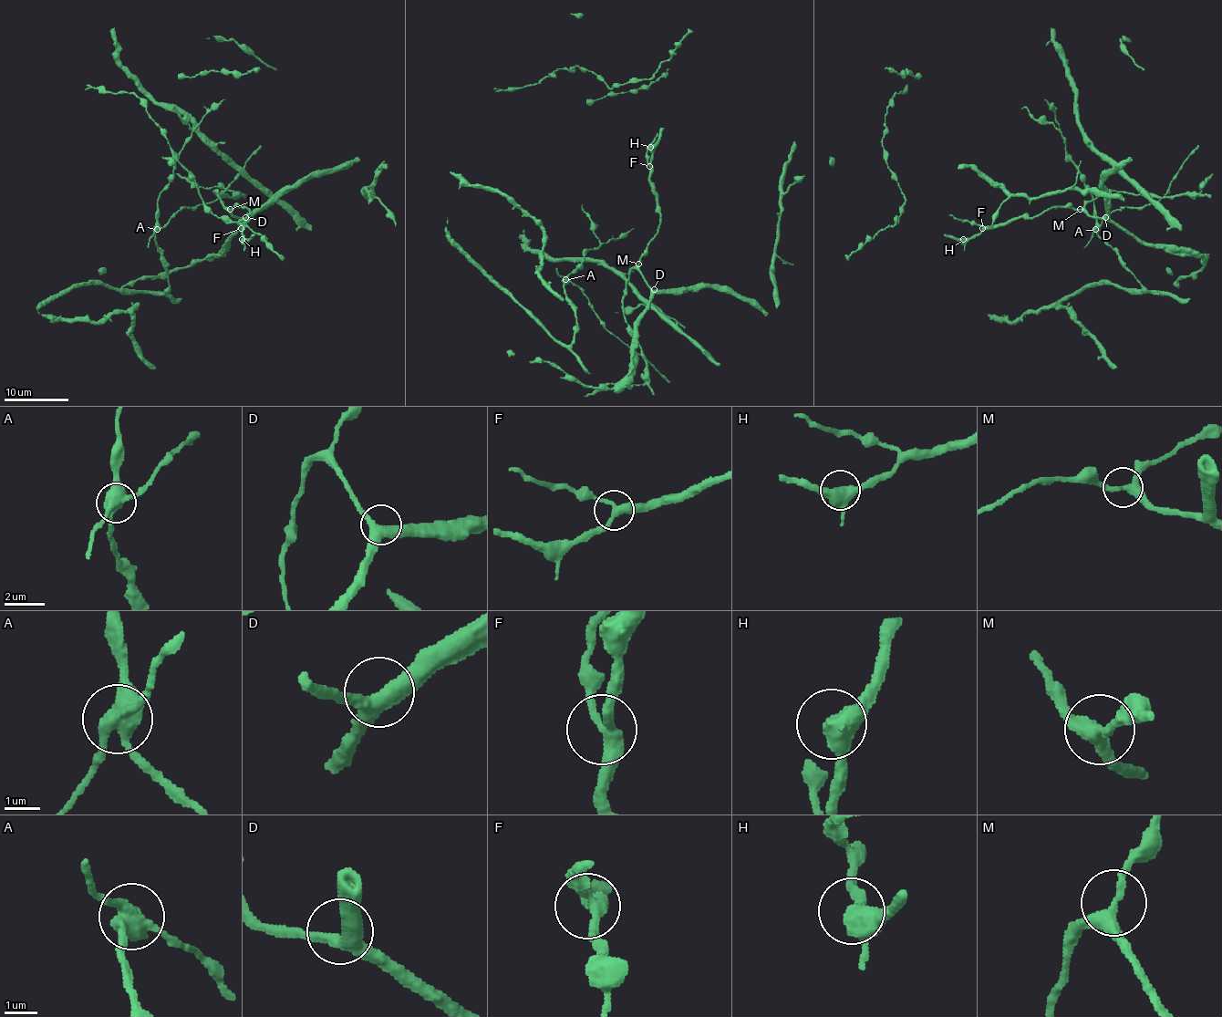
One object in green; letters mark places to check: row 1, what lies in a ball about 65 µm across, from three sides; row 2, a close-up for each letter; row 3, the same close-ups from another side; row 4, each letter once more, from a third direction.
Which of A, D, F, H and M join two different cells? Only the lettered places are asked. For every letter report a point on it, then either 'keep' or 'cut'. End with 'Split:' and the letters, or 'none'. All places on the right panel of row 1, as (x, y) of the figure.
A: place (1095, 229); cut
D: place (1105, 217); keep
F: place (982, 228); keep
H: place (963, 239); keep
M: place (1080, 209); keep
Split: A

